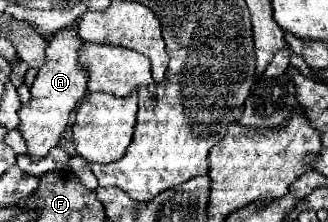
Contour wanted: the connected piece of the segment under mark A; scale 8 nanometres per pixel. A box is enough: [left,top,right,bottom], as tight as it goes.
[17,29,87,161]

